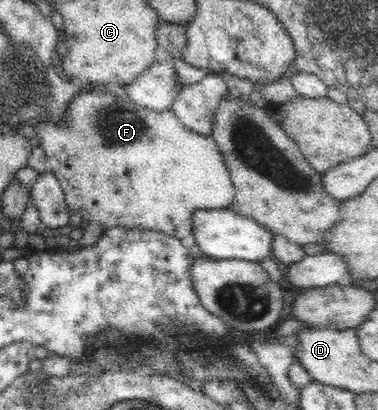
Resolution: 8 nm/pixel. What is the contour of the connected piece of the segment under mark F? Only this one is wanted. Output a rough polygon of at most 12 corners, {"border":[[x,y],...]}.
{"border":[[81,91],[35,134],[67,209],[182,239],[234,200],[173,111]]}

